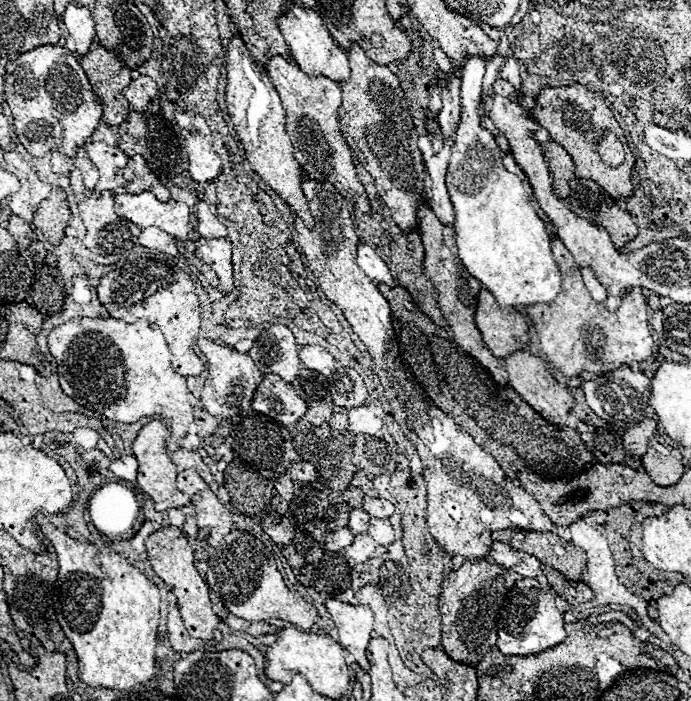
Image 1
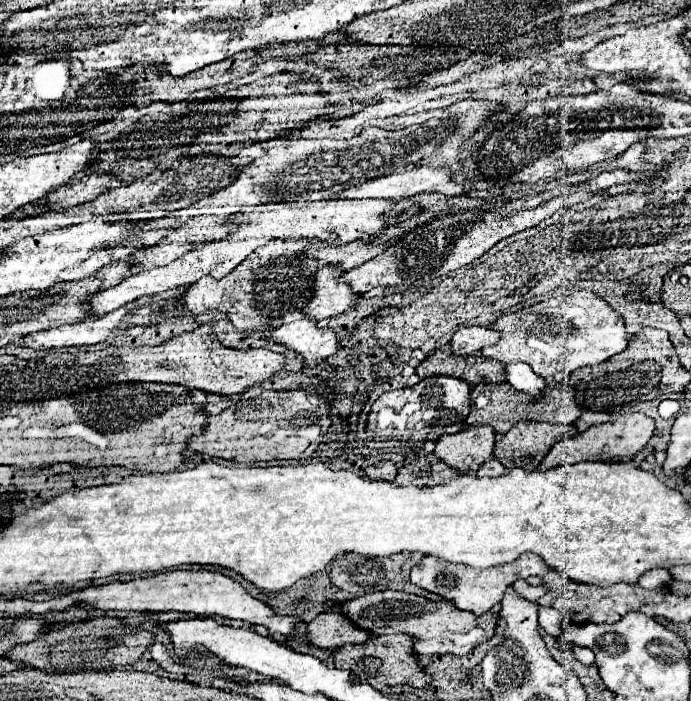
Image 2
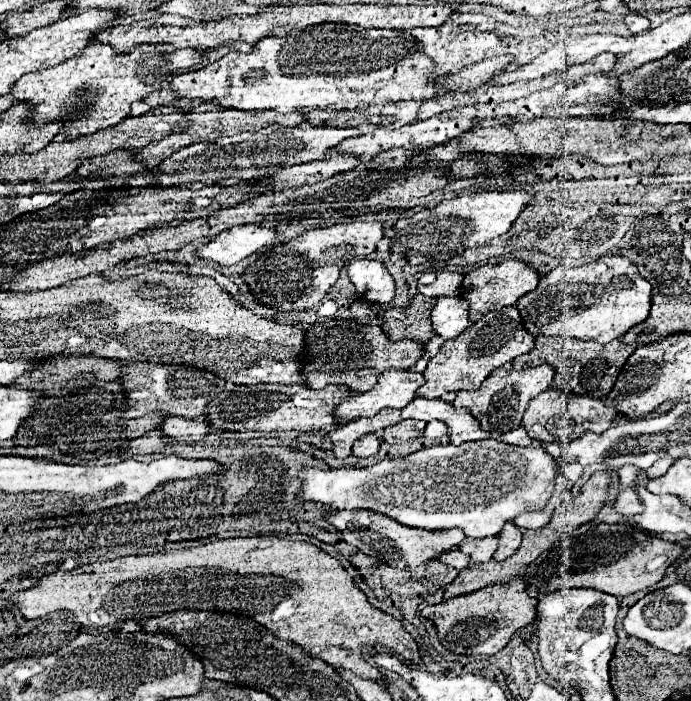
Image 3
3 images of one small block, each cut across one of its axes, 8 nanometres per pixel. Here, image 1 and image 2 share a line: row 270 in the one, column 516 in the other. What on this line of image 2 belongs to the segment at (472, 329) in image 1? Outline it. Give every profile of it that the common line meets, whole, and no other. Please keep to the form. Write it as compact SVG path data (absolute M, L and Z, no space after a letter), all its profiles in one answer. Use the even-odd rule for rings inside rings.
M518 422L508 434L500 436L494 446L494 458L504 464L504 468L536 470L548 450L576 436L576 426L548 424L548 422Z

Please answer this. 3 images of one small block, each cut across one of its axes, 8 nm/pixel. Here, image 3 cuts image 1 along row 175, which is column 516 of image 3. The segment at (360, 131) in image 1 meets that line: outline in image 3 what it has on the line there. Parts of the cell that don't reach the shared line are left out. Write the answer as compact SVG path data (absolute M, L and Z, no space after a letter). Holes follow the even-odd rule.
M542 364L542 366L534 366L534 368L530 366L530 368L522 368L522 370L502 366L502 368L496 368L494 372L490 372L490 376L482 382L482 386L478 390L460 390L452 404L456 408L466 406L470 410L470 414L480 422L482 430L492 432L492 434L504 434L504 432L520 426L522 414L528 408L528 400L532 400L540 392L548 390L552 376L554 376L554 368L550 368L550 364Z

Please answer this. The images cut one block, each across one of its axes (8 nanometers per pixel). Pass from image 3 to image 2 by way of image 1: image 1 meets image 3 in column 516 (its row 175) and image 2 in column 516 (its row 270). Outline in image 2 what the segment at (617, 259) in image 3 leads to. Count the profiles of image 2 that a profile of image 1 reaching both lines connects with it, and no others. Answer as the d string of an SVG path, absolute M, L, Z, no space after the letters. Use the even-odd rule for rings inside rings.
M570 290L536 306L500 316L492 328L502 336L498 344L484 348L482 356L502 364L526 362L542 378L558 372L572 374L578 368L600 364L610 356L620 354L628 346L624 322L618 312L614 312L590 290Z

